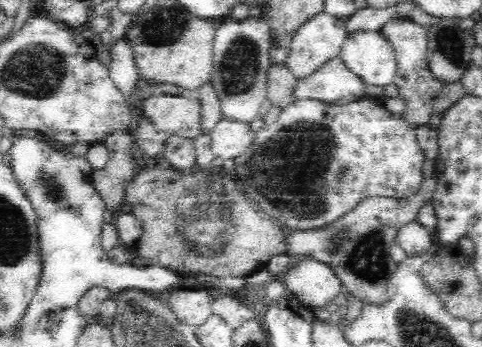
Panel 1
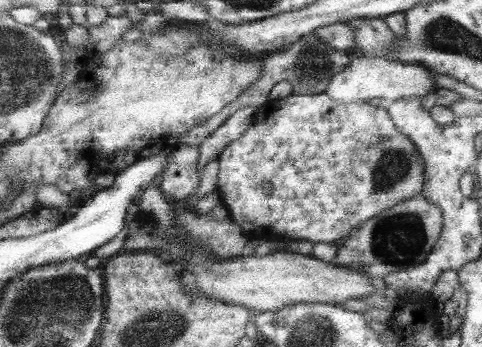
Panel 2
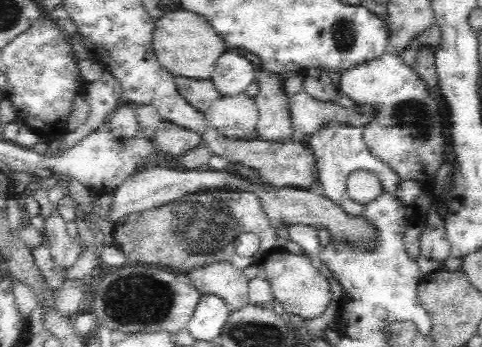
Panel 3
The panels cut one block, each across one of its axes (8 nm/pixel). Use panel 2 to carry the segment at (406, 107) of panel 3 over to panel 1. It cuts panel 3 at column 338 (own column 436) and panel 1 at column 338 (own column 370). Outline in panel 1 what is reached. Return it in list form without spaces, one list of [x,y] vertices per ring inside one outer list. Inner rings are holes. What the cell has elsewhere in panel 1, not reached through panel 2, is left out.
[[[332,58],[306,78],[298,78],[292,90],[292,100],[306,102],[316,100],[316,104],[342,104],[348,100],[366,98],[364,80],[358,78],[350,68],[346,68],[344,60]]]

